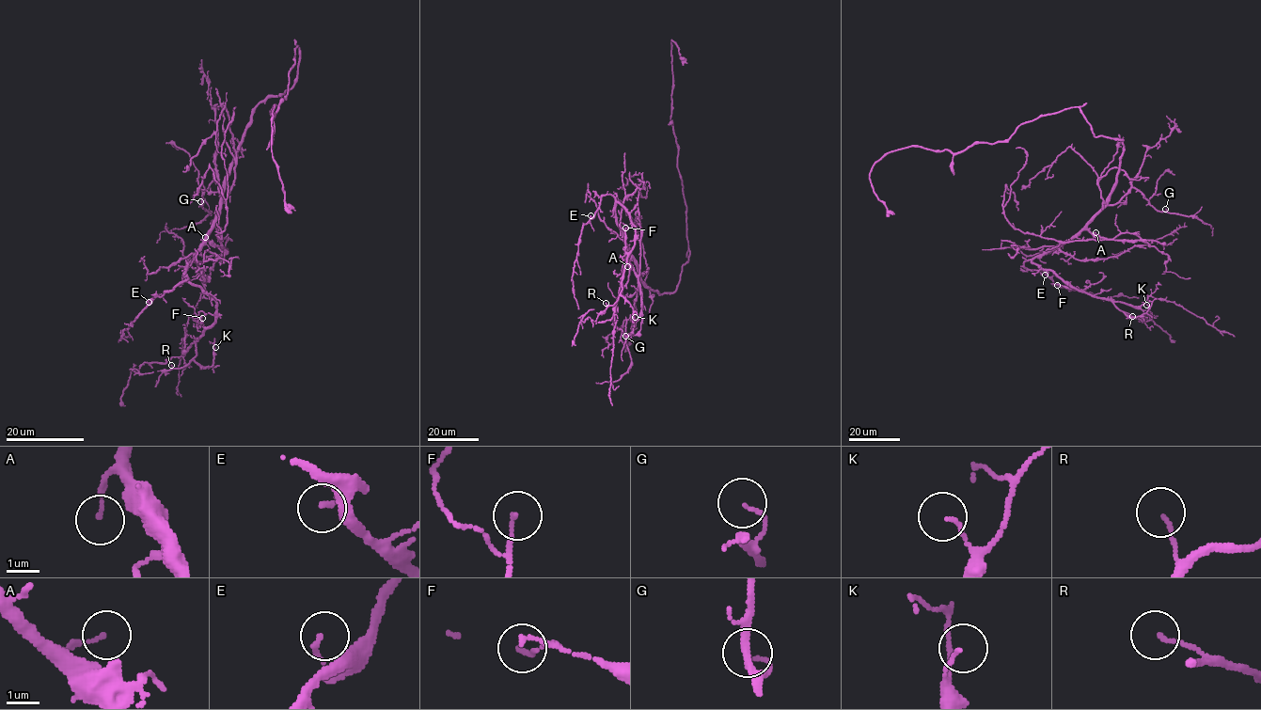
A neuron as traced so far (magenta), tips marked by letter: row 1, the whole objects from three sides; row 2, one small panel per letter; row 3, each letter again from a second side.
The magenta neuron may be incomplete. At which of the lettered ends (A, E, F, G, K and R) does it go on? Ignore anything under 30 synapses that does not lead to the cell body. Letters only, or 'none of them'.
F

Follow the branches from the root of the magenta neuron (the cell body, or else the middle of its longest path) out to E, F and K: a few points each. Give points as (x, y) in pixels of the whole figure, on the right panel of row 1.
E: (1119, 164), (1117, 181), (1108, 203), (1071, 238), (1023, 263), (1025, 267), (1042, 270), (1045, 275)
F: (1119, 164), (1117, 181), (1108, 203), (1071, 238), (1032, 260), (1082, 291), (1057, 285)
K: (1119, 164), (1108, 203), (1076, 234), (1032, 261), (1088, 294), (1109, 298), (1130, 317), (1145, 313), (1146, 305)

